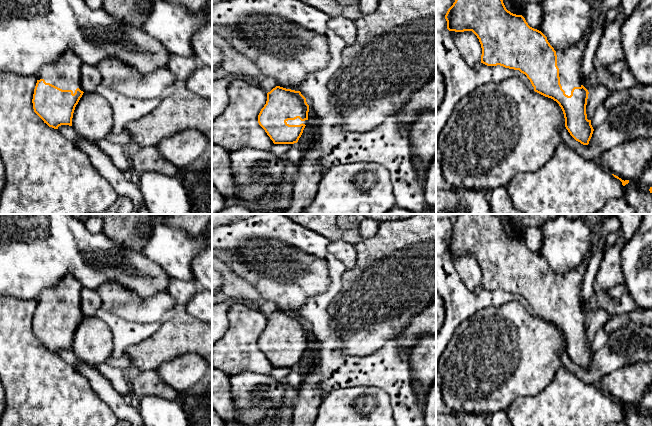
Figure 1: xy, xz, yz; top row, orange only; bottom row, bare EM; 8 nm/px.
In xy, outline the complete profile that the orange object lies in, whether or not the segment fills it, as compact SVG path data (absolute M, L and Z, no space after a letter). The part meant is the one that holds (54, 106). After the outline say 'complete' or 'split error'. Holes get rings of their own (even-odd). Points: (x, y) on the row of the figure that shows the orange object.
M66 50L36 75L33 109L49 127L72 126L75 107L84 93L81 87L82 65L74 51Z; split error

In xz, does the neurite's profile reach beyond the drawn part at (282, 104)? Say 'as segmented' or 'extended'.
extended

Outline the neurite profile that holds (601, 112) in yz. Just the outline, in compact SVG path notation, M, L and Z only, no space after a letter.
M603 102L598 105L591 120L593 129L600 126L608 116L609 110L603 105Z

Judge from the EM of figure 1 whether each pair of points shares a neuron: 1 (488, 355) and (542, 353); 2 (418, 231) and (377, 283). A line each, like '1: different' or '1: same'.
1: same
2: same

